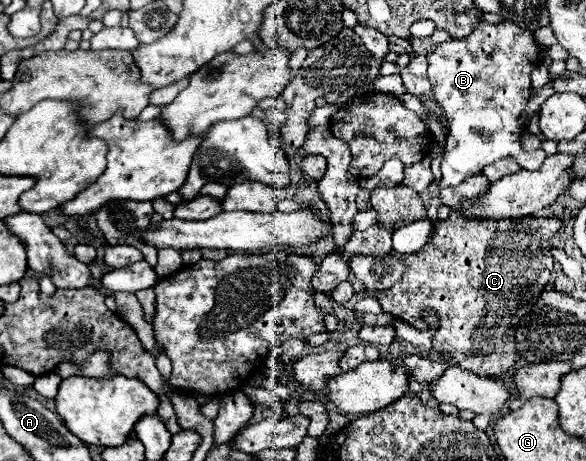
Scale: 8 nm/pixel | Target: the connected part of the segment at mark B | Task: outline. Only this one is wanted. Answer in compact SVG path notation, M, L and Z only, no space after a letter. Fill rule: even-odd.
M482 21L466 39L452 39L428 51L432 93L448 119L440 187L454 187L504 157L516 159L528 171L536 171L542 165L546 159L544 149L526 151L520 145L520 115L532 93L530 73L538 63L540 51L534 35L510 21L498 25Z

